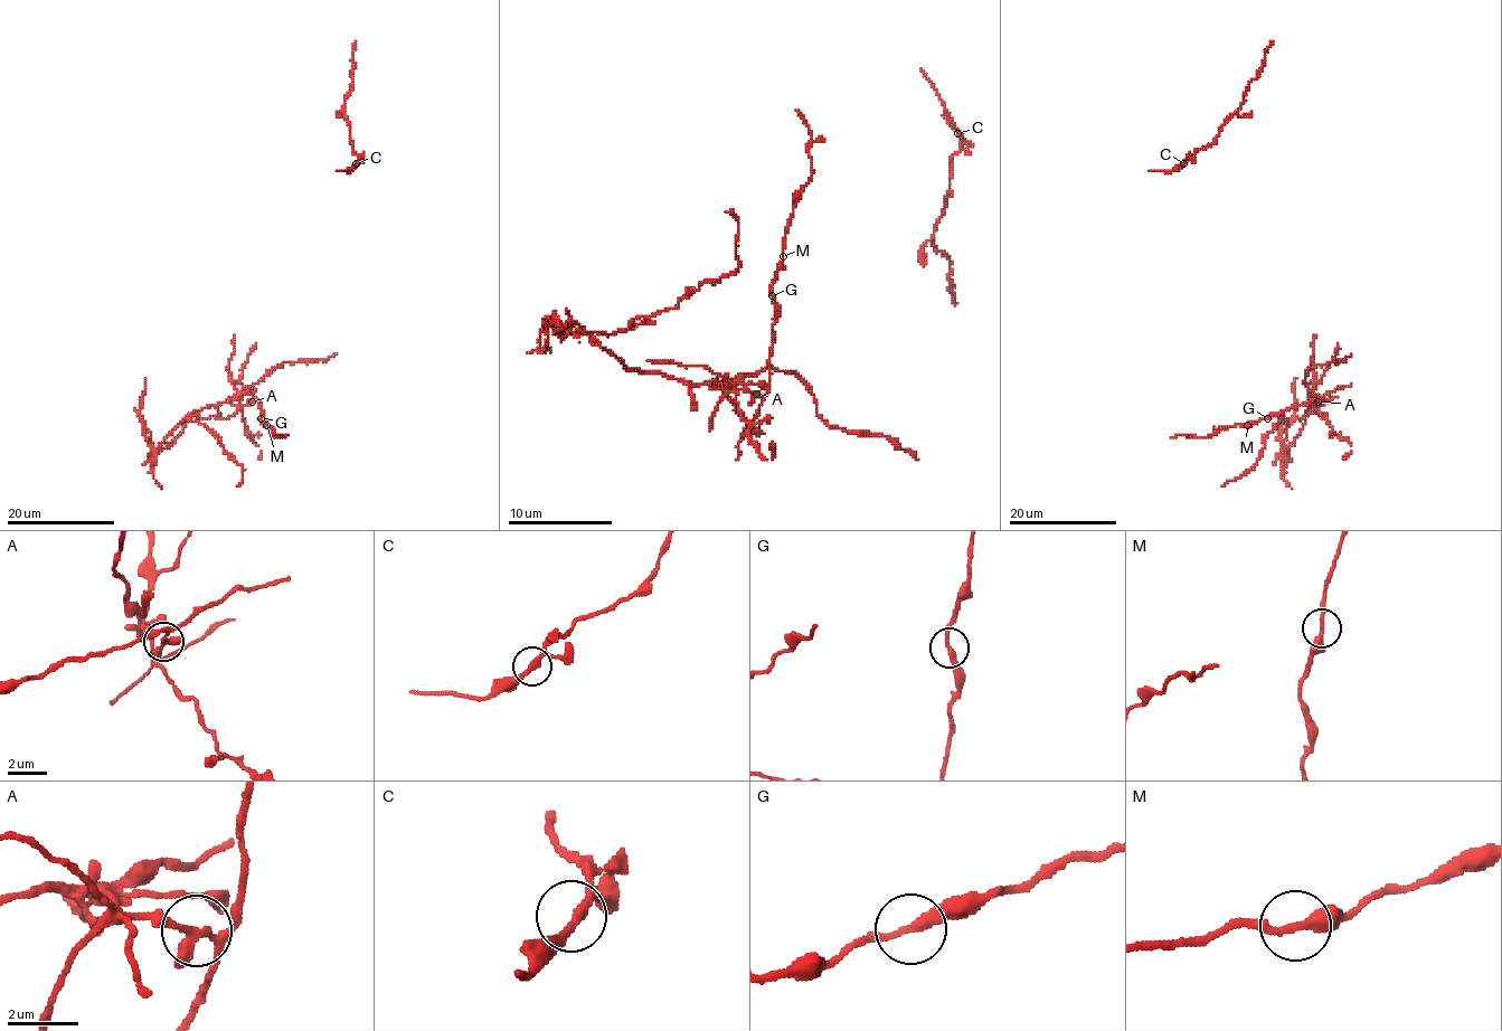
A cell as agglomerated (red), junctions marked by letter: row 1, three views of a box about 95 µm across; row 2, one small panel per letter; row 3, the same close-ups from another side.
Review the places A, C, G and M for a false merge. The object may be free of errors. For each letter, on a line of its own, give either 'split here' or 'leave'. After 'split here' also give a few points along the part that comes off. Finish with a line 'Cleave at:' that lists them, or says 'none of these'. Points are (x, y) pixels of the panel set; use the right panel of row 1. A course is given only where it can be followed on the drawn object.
A: split here; course (1318, 402), (1311, 397), (1301, 433), (1283, 452), (1287, 423), (1281, 419), (1257, 462), (1224, 485)
C: leave
G: leave
M: leave
Cleave at: A

